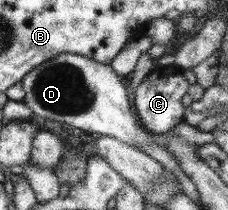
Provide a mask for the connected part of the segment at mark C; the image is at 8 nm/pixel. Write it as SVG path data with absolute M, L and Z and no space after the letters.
M156 65L133 89L133 106L136 114L138 114L138 122L142 128L155 137L168 133L168 130L172 130L183 121L183 107L187 102L186 94L190 87L183 76L183 71L174 65L169 67Z

